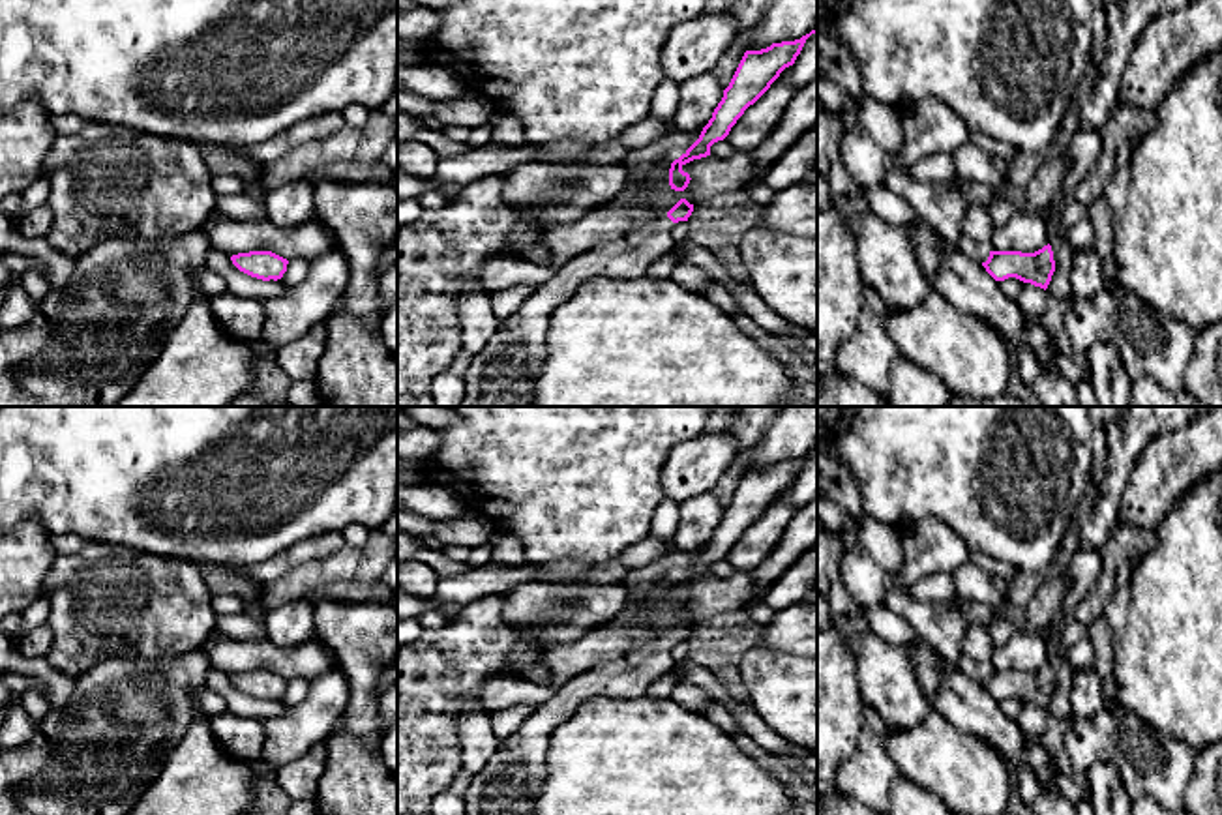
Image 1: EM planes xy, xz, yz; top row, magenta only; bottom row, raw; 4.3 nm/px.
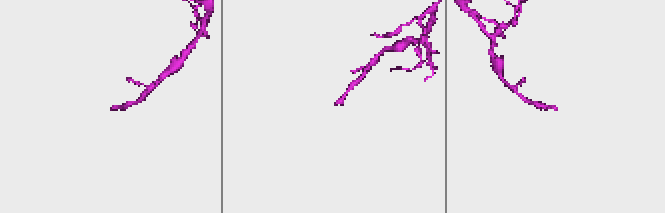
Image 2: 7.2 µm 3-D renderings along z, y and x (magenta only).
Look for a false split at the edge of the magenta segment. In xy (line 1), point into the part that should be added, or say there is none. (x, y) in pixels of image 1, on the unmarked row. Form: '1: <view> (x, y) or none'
1: none

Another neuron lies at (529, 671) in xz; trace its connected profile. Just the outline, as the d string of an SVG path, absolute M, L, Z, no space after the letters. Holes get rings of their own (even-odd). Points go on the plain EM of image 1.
M508 661L506 665L512 674L519 674L529 682L545 684L549 678L545 667L542 667L540 663Z

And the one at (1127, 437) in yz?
M1126 407L1106 429L1106 470L1093 506L1080 515L1080 530L1068 549L1106 547L1111 530L1119 525L1121 496L1128 474L1149 440L1171 433L1211 407Z

